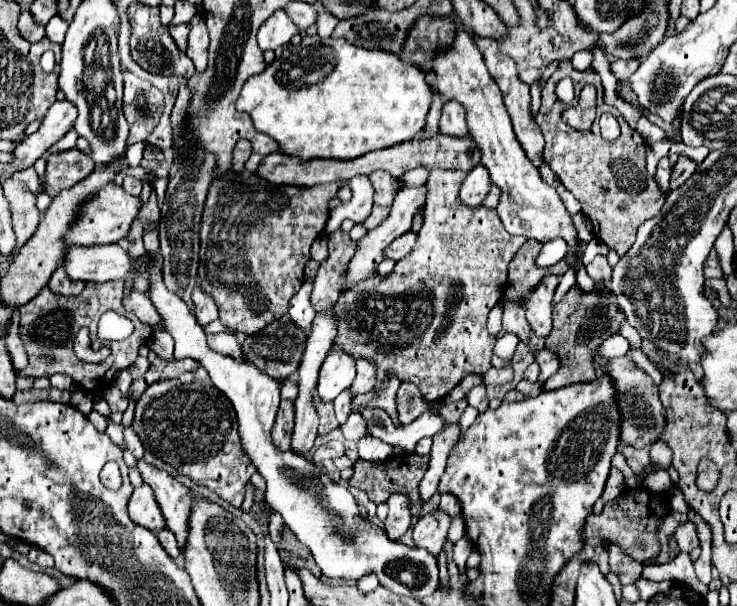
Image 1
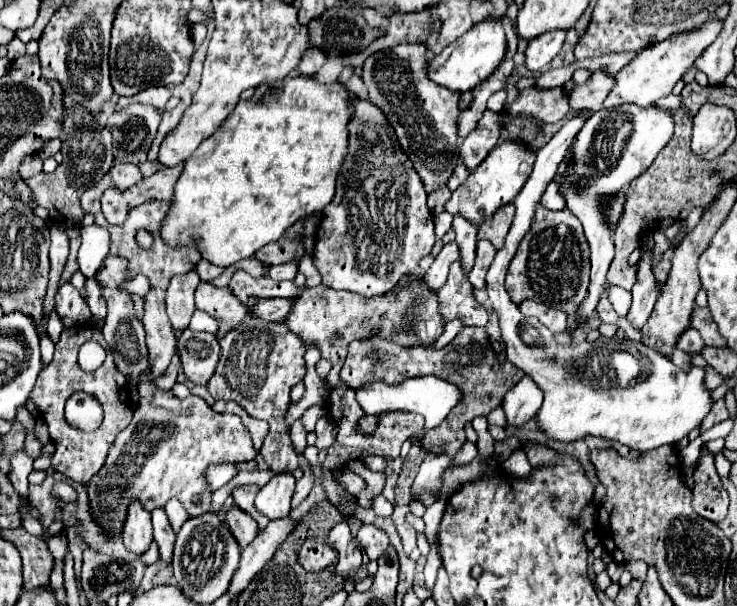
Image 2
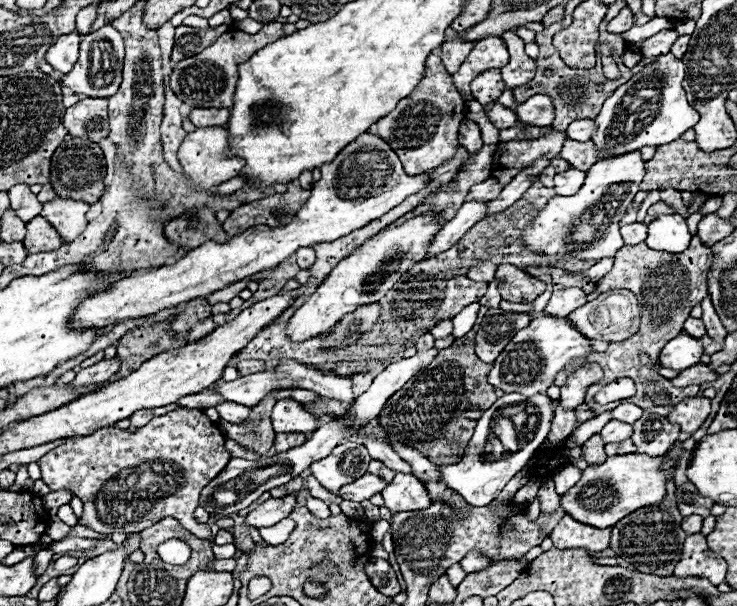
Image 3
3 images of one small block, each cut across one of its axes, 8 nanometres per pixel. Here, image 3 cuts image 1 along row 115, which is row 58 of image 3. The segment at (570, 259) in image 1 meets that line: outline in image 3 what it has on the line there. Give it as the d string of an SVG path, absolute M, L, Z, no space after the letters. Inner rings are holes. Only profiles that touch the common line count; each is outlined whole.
M486 36L476 42L470 56L462 62L458 72L452 74L452 80L456 88L462 92L464 100L472 100L468 84L476 78L476 74L488 68L502 68L504 64L508 64L506 44L500 40L500 36Z

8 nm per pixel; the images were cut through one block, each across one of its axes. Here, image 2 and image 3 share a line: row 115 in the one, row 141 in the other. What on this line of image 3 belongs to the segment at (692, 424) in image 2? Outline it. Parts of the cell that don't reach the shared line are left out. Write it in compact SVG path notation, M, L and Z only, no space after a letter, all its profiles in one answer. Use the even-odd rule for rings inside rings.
M574 120L574 122L568 126L566 132L568 132L568 138L584 142L584 140L590 140L596 130L598 130L598 126L596 126L594 120Z

